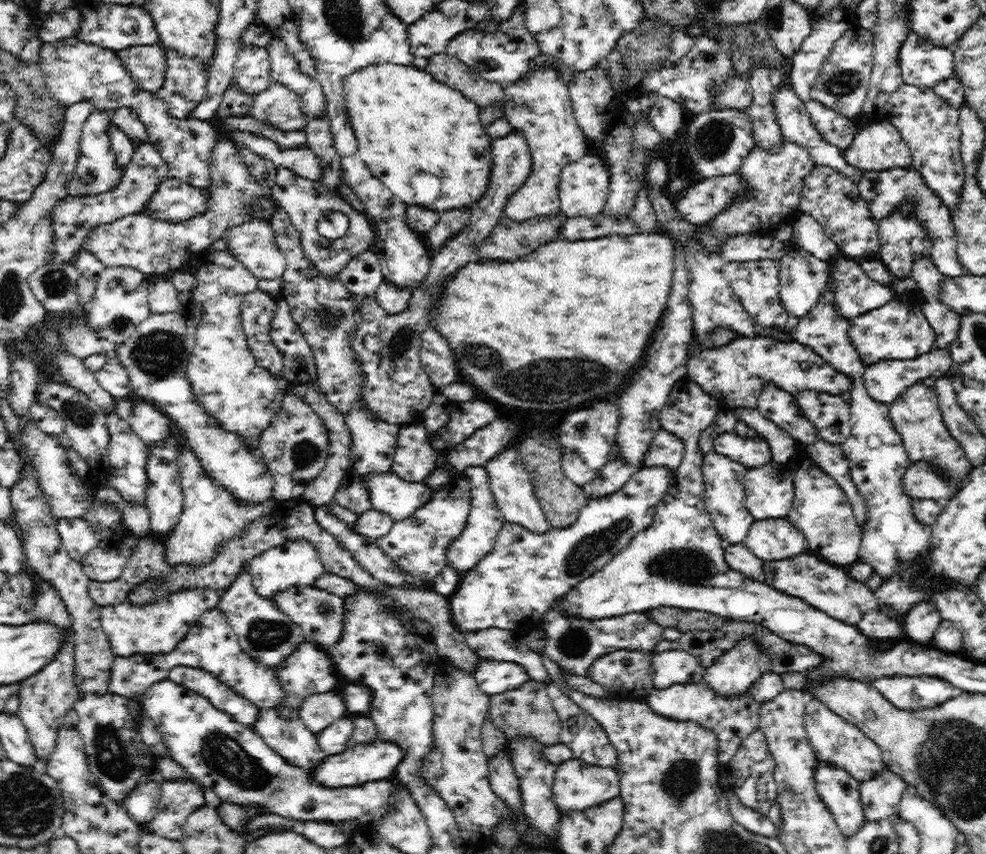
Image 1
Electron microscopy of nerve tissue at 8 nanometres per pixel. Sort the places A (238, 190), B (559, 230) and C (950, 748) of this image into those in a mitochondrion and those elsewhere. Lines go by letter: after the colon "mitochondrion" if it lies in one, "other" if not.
A: mitochondrion
B: other
C: mitochondrion

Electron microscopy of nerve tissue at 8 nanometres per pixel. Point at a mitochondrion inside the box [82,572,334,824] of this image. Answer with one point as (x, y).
(222, 753)

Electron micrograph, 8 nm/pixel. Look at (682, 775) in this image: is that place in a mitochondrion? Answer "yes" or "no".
yes

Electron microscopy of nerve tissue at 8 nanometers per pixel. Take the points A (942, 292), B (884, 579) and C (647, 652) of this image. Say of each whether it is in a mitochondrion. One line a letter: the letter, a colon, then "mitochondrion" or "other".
A: other
B: other
C: other

